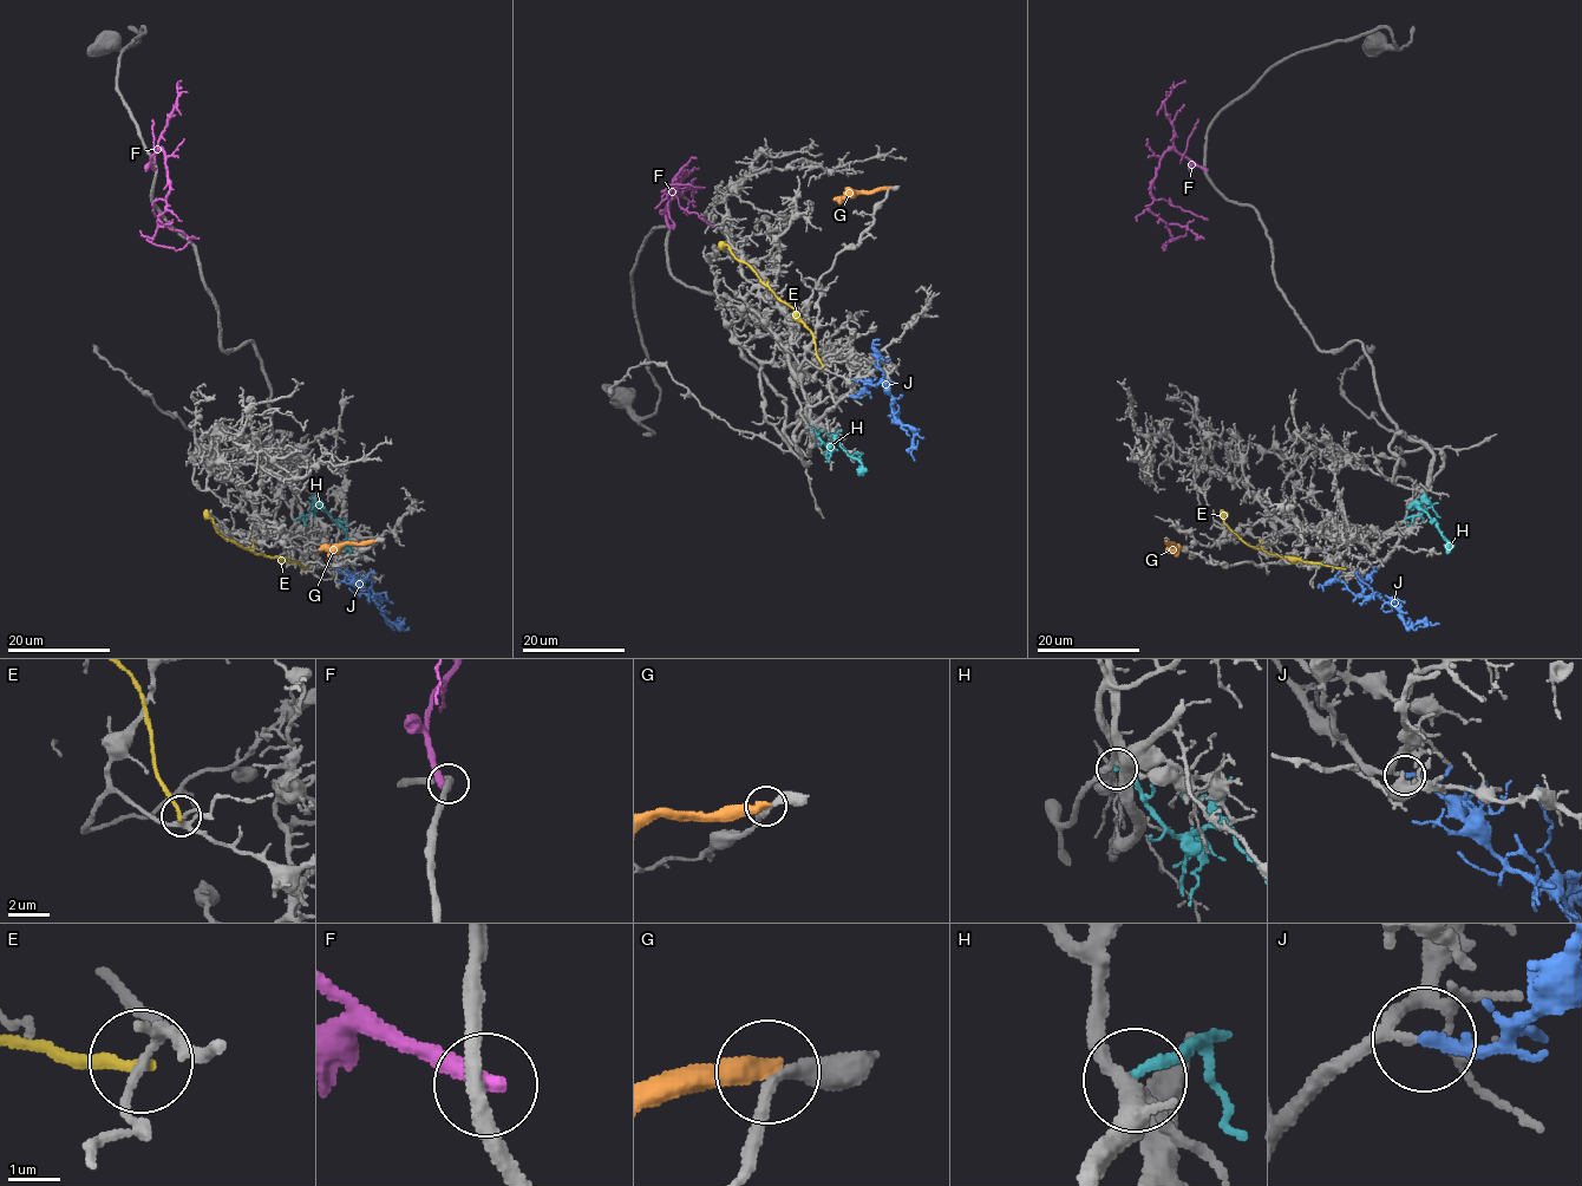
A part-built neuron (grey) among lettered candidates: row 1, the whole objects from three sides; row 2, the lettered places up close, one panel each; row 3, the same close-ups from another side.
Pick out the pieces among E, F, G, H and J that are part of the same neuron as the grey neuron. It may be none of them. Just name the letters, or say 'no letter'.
J

